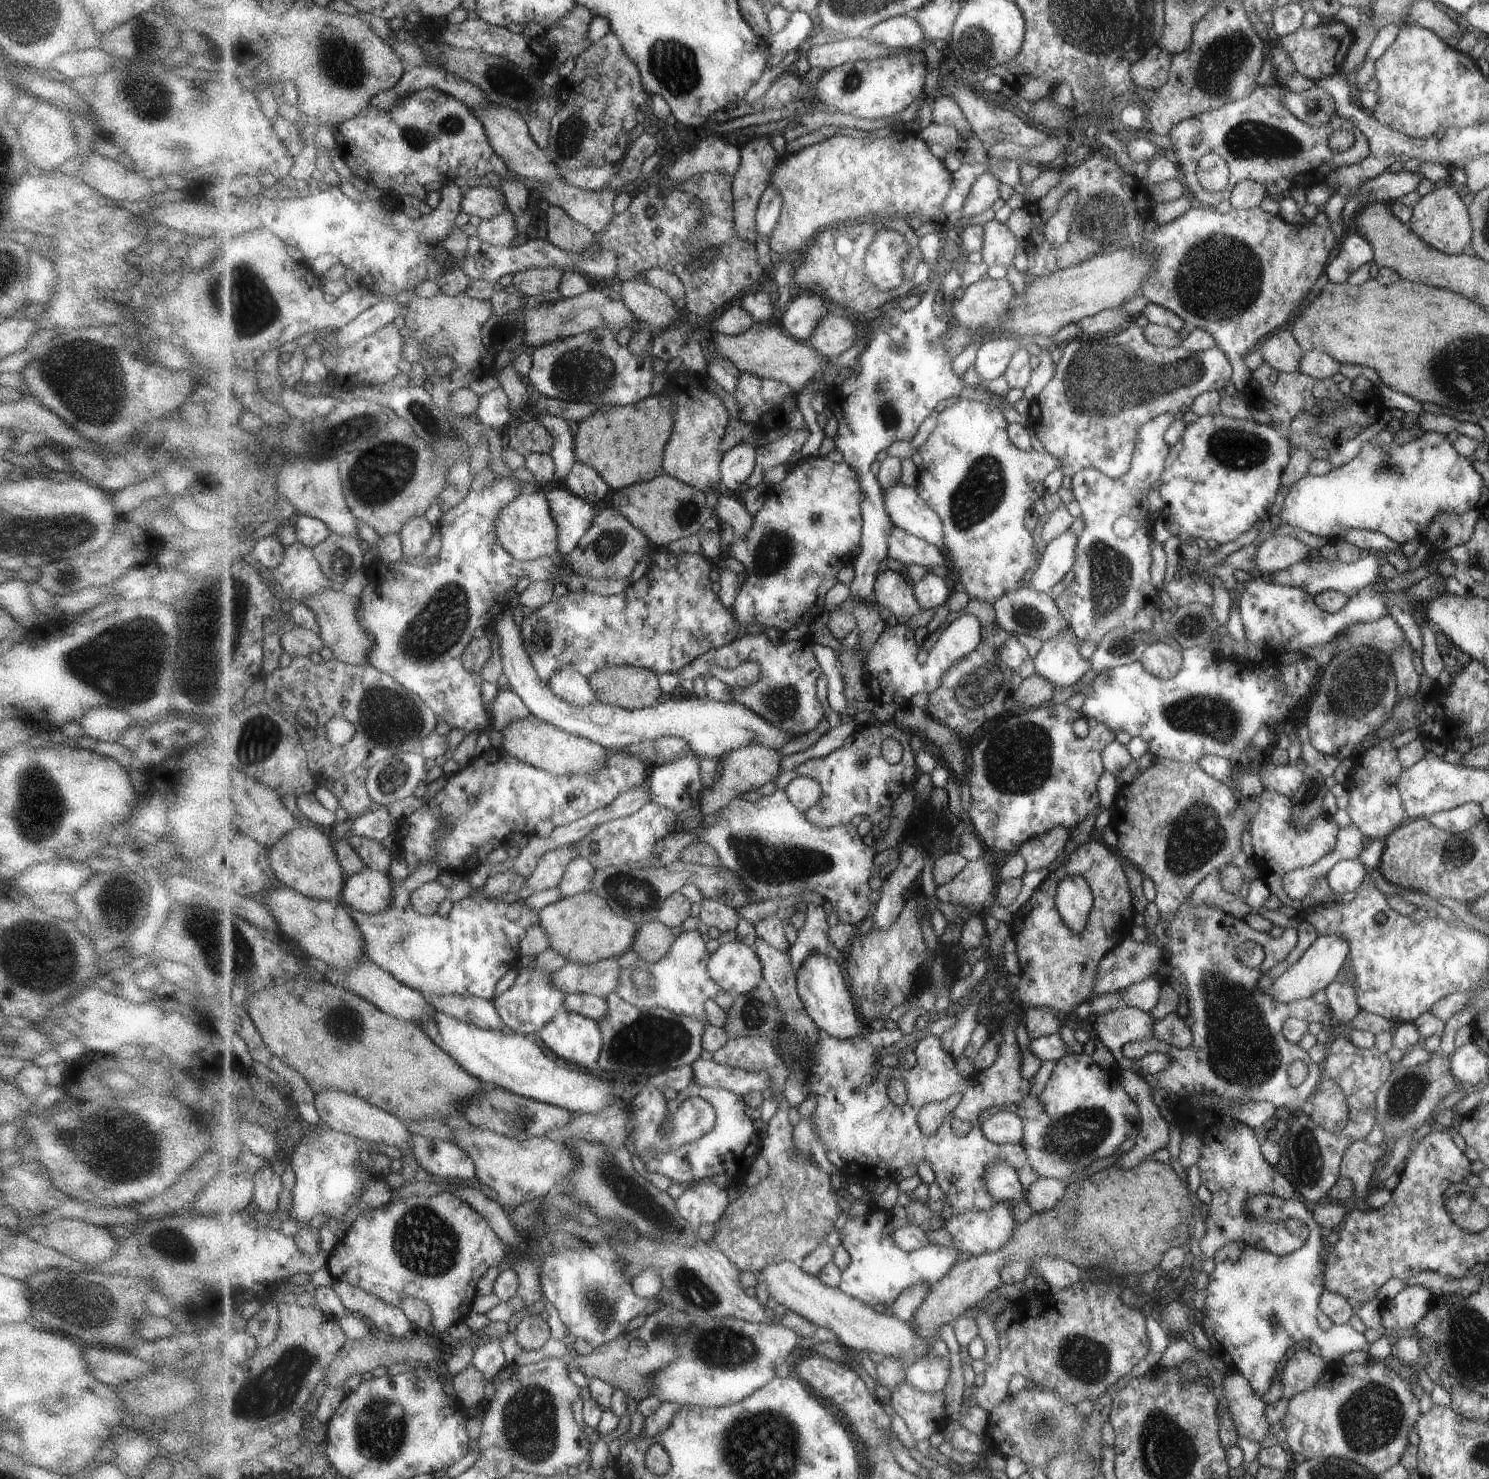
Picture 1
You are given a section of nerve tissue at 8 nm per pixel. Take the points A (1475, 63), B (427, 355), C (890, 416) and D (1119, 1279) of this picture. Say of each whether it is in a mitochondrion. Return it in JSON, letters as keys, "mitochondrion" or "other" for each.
{"A":"other","B":"other","C":"mitochondrion","D":"other"}

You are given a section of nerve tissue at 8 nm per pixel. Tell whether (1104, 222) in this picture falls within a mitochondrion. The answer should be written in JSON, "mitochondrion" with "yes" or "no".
{"mitochondrion":"yes"}

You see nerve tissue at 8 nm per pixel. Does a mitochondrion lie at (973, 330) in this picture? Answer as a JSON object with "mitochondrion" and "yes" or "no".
{"mitochondrion":"no"}

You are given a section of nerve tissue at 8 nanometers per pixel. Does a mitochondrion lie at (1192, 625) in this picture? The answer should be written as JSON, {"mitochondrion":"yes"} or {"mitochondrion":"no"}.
{"mitochondrion":"yes"}

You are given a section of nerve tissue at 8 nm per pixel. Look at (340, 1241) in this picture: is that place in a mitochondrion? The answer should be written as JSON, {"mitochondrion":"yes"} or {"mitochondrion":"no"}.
{"mitochondrion":"no"}

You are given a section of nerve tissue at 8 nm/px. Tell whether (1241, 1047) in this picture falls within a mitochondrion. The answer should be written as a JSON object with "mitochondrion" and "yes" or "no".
{"mitochondrion":"yes"}

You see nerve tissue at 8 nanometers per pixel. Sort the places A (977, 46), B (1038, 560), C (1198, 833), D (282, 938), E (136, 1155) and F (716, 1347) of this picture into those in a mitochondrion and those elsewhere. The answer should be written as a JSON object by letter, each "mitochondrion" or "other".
{"A":"mitochondrion","B":"other","C":"mitochondrion","D":"other","E":"mitochondrion","F":"mitochondrion"}

